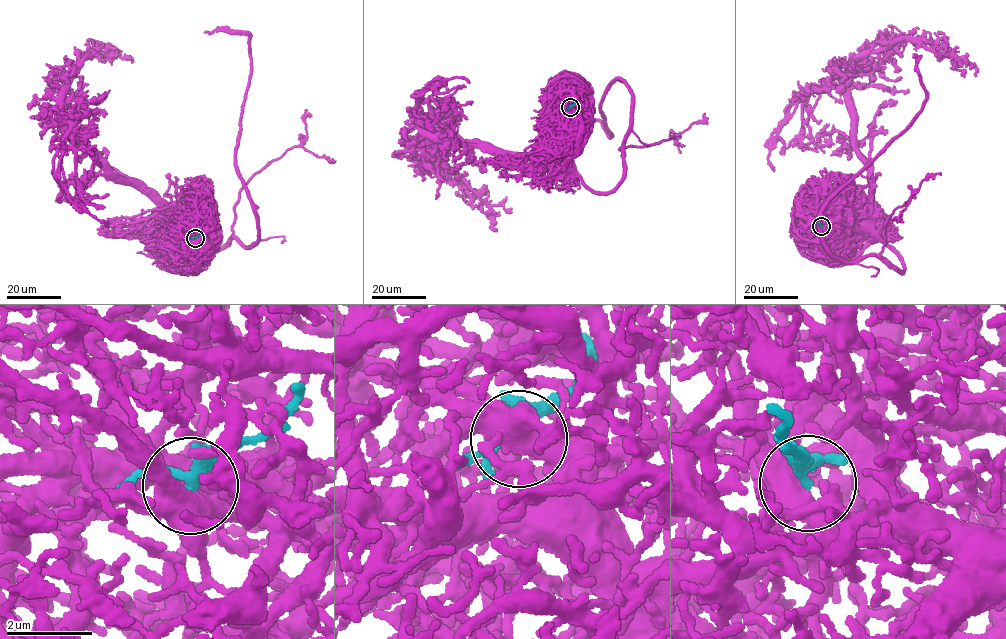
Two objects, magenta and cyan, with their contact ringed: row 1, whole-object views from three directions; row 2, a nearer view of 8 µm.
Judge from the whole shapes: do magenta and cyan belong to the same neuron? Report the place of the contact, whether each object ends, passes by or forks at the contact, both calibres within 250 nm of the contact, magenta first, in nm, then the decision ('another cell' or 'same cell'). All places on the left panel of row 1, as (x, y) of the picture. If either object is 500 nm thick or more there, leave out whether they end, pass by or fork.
at (195, 238); magenta forks there; cyan forks there; 420 nm thick on the magenta side, 180 nm on the other; same cell

